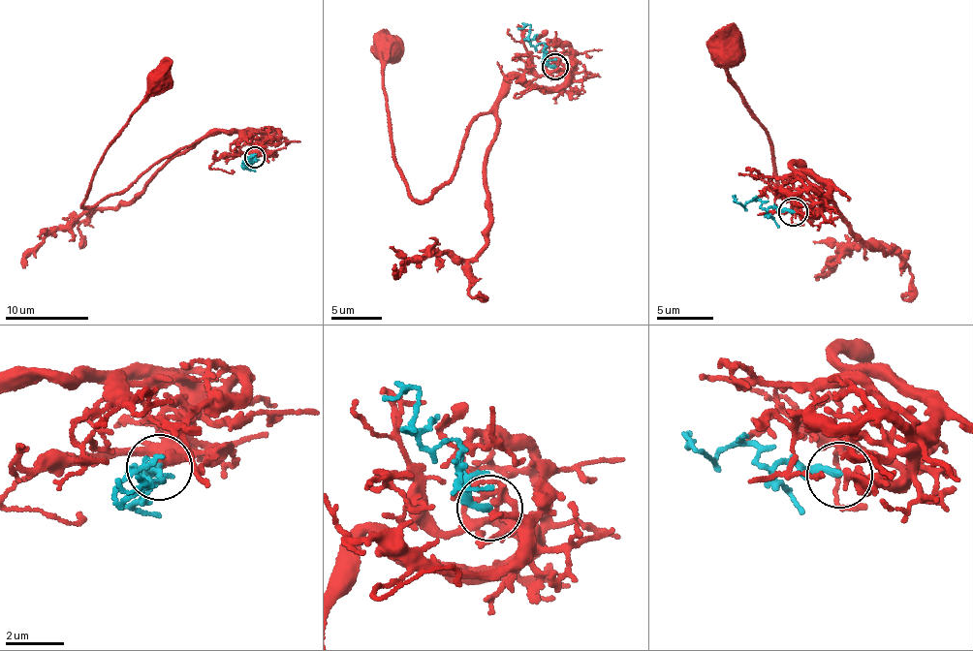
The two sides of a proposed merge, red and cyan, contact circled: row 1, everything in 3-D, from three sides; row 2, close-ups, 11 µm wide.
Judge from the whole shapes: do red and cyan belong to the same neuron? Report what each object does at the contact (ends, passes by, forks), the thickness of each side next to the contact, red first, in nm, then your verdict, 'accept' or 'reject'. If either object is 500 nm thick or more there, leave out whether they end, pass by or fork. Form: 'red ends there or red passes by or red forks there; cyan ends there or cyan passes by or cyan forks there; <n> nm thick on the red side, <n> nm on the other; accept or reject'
red ends there; cyan ends there; 240 nm thick on the red side, 240 nm on the other; accept

